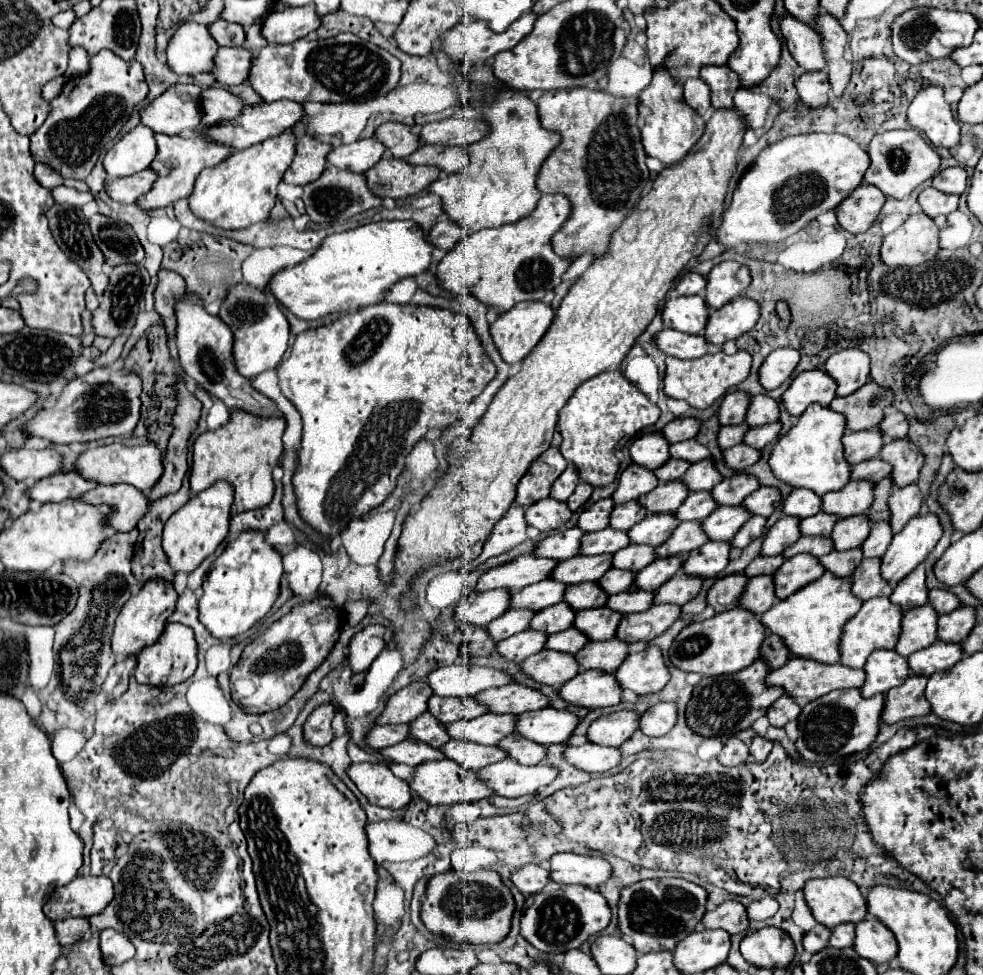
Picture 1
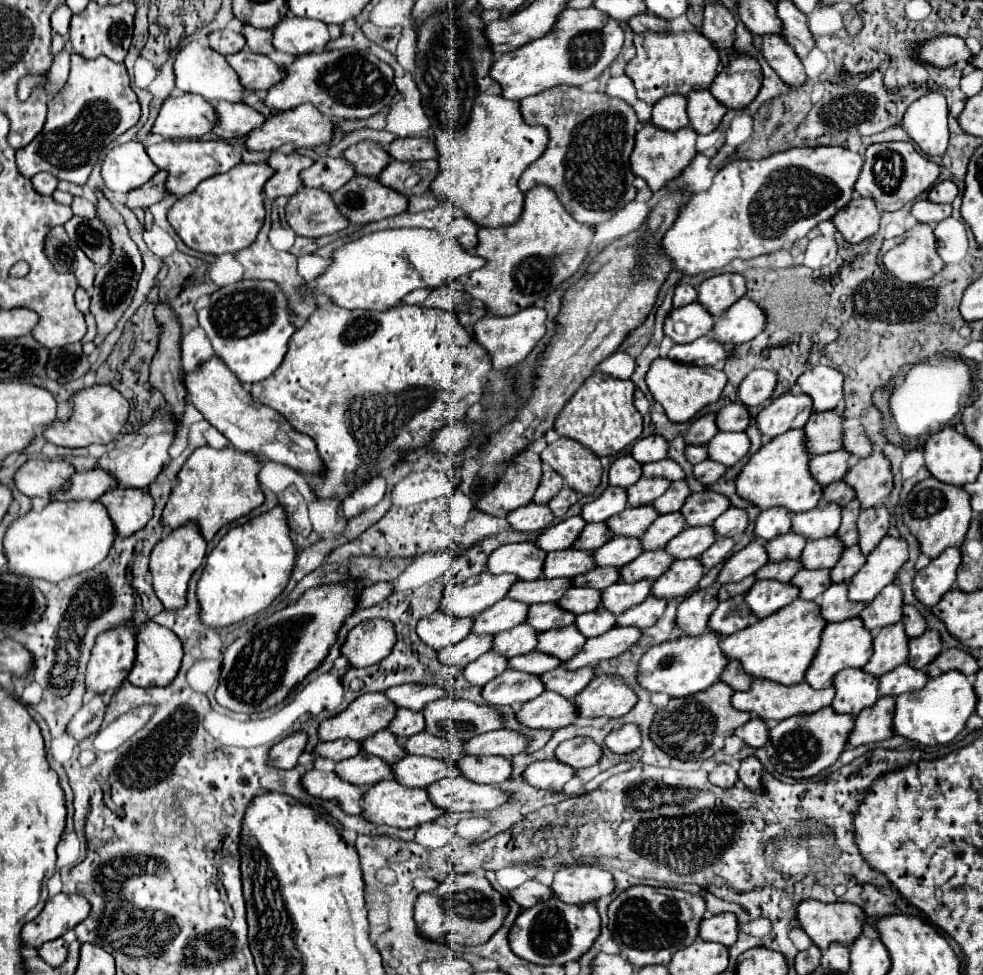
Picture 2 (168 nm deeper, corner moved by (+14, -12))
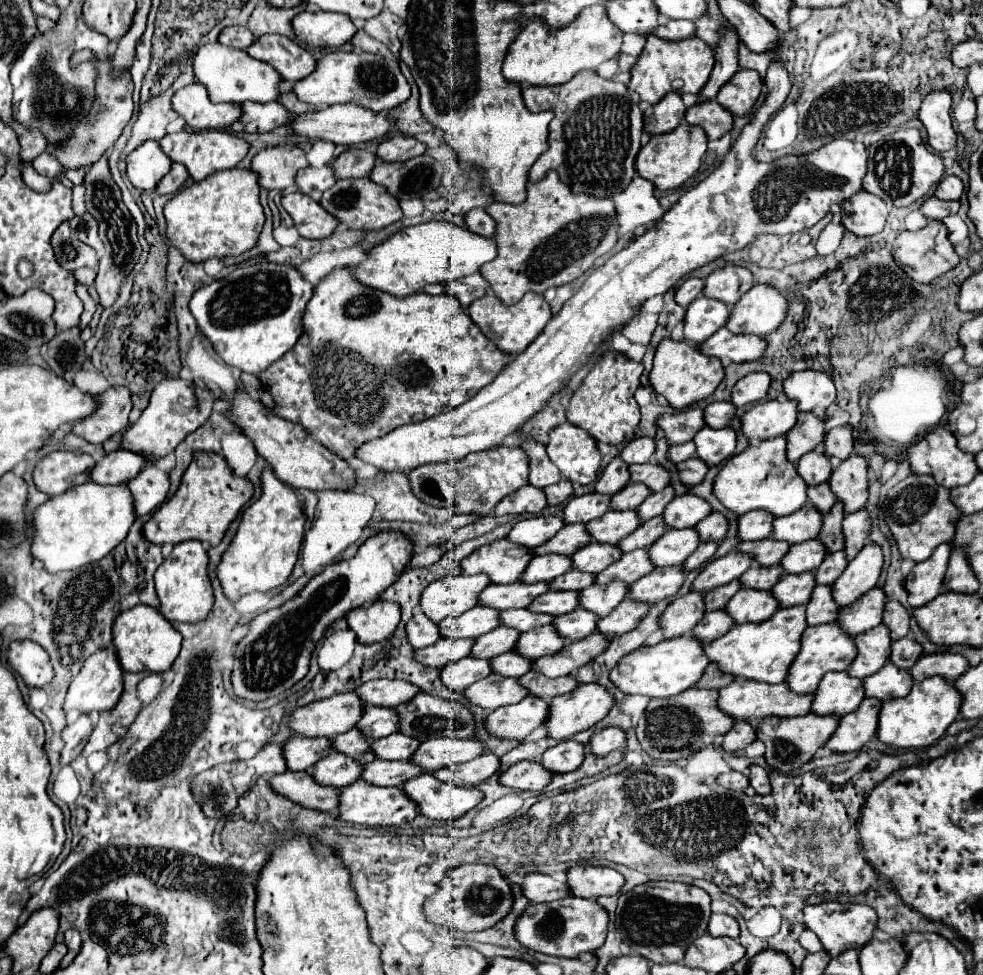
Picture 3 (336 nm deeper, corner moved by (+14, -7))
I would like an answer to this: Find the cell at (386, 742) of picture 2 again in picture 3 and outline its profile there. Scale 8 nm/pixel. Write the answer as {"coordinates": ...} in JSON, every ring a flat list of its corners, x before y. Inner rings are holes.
{"coordinates":[[350,729,342,735,336,735,332,739,332,749,342,753,342,755,348,755,350,759,358,761,358,763,370,763,374,761,374,755,370,755,370,743,368,739,358,731,358,729]]}

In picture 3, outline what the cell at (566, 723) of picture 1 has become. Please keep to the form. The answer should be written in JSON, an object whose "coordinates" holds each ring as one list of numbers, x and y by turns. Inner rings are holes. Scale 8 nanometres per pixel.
{"coordinates":[[438,737,428,739,418,745,418,751,410,757,414,765,422,767,426,773,434,773,442,767,452,767,458,763,466,763,484,753,484,745,476,739,452,739]]}

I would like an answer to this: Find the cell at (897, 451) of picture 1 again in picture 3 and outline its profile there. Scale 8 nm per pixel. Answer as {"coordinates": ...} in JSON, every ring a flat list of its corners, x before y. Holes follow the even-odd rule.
{"coordinates":[[852,453,828,479,830,491,844,505,844,513,860,511,868,499,868,465,866,459]]}

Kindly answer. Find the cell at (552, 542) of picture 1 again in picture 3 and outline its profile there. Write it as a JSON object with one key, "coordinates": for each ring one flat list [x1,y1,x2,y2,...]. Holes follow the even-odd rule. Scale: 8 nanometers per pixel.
{"coordinates":[[500,539,490,545,482,545,478,551,472,551,470,557,462,559,460,571,462,575,484,573,492,583,506,585,520,579,530,559,530,549,510,543,508,539]]}

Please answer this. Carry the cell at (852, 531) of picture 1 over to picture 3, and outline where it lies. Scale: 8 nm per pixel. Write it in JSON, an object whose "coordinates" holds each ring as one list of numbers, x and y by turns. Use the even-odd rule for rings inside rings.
{"coordinates":[[810,539,806,543,792,545,788,553,782,557,780,565,784,573,804,573,814,571,826,557,826,547,818,539]]}

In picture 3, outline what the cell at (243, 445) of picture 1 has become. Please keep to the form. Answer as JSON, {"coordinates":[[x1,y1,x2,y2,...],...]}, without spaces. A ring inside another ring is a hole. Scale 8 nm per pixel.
{"coordinates":[[206,453,210,457,212,465,200,465,198,457,194,455,194,461,186,469,182,483,172,499,164,501,160,509,152,515,152,519,144,525,144,537,154,545,178,545,188,539,208,541,210,547,216,547,222,537,226,535,226,529,236,519,240,509,246,505,246,501,252,497,252,485,248,479,238,479,226,465,224,457,216,453]]}

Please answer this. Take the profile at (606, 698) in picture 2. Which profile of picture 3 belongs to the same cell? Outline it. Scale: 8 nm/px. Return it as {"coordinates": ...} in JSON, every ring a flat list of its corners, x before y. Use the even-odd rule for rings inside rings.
{"coordinates":[[596,683,578,685,574,691,554,697,548,707,548,717,544,727,548,737,556,741,566,741,572,735,590,729,600,719,604,719,614,703,614,697]]}

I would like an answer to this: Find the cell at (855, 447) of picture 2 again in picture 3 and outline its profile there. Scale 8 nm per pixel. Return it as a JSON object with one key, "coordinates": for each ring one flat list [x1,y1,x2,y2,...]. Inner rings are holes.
{"coordinates":[[844,425,844,427,834,427,834,429,826,431,826,439,822,445,824,445,824,455,838,457,844,461,854,449,852,427]]}

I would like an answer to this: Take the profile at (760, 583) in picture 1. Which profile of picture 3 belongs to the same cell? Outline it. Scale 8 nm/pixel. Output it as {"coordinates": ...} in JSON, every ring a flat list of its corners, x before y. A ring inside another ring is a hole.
{"coordinates":[[712,611,702,617,702,621,692,629,692,635,700,643,710,643,722,635,726,635,734,627,734,621,726,615,726,611]]}

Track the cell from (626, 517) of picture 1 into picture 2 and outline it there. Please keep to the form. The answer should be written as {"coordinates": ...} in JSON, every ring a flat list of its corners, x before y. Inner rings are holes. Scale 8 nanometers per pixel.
{"coordinates":[[606,522,602,524,586,524,578,540,574,542,574,548,578,550,598,550,602,544,610,540,610,532,606,532]]}

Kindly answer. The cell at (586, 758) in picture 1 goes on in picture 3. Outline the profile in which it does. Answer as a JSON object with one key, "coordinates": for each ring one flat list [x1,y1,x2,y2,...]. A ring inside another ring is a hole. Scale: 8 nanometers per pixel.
{"coordinates":[[520,761,500,773,500,783,518,791,534,791,544,789,552,779,552,773,546,771,538,761]]}

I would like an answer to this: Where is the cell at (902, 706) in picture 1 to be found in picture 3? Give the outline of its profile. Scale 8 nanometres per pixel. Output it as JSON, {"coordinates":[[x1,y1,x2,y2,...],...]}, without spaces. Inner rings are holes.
{"coordinates":[[864,699,856,711,838,721,838,729,832,733,826,747,836,753,860,751,876,735,880,705,882,703,878,699]]}

